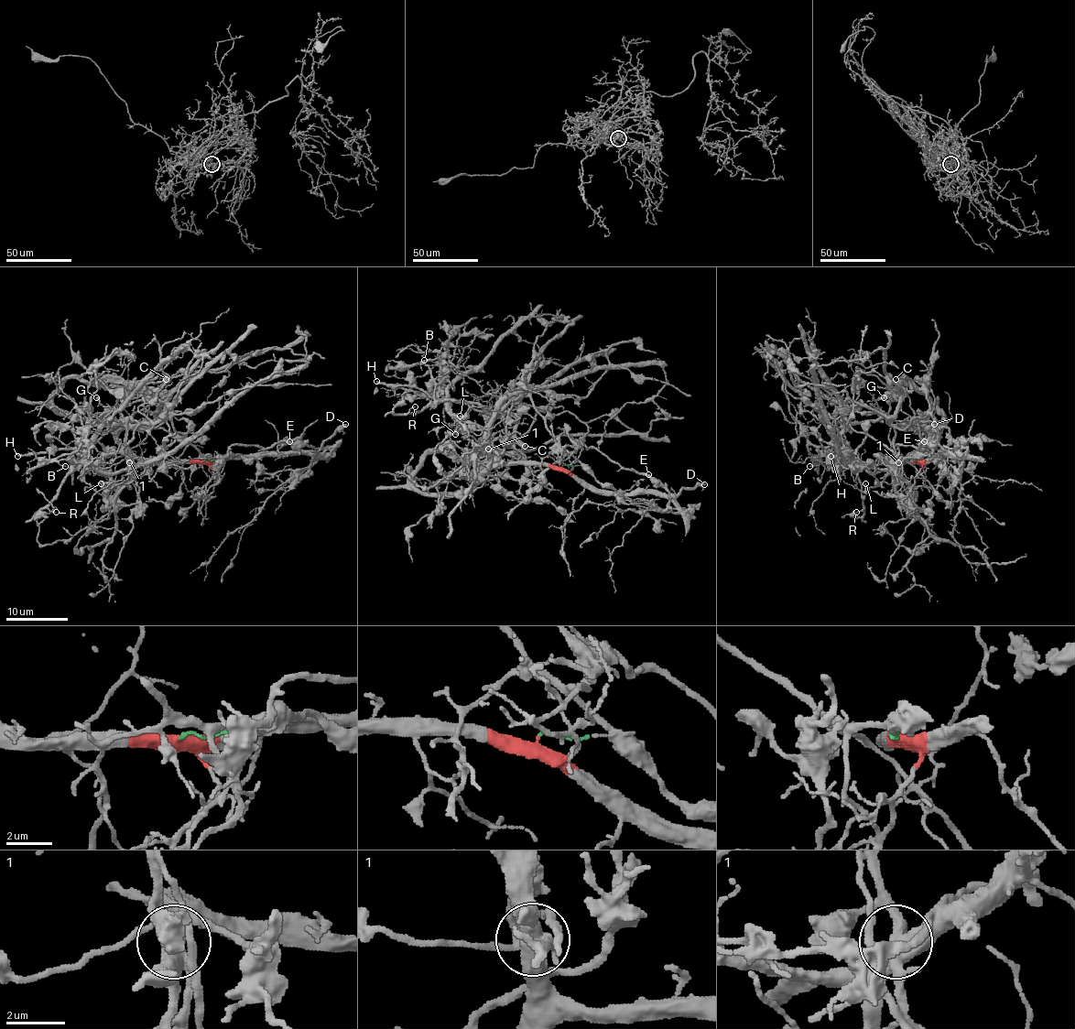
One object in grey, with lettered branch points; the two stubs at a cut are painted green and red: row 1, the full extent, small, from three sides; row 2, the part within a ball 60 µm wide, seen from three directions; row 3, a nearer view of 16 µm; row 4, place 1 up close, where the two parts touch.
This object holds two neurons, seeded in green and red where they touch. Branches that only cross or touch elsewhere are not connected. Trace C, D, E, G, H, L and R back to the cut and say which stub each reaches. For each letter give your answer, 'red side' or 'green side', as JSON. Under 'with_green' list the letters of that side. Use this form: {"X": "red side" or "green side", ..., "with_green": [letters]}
{"C": "red side", "D": "red side", "E": "red side", "G": "red side", "H": "red side", "L": "green side", "R": "green side", "with_green": ["L", "R"]}

